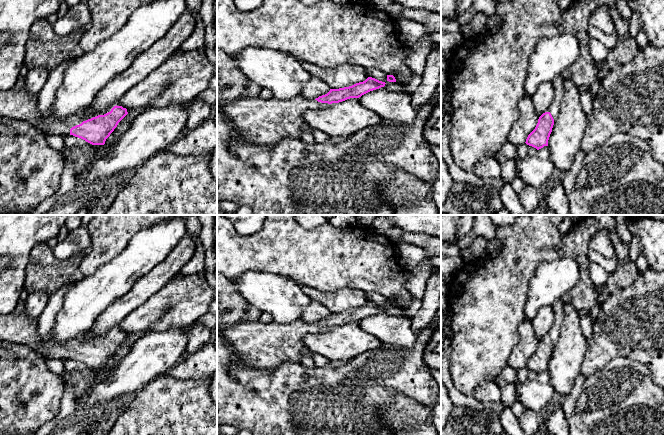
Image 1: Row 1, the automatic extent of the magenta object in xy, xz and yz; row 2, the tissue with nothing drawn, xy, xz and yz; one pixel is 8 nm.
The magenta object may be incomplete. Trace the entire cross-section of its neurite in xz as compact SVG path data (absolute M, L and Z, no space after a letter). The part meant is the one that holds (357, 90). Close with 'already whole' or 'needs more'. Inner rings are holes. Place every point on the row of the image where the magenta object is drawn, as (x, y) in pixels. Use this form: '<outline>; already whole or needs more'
M368 77L365 81L349 87L330 89L330 91L316 99L305 98L302 95L290 100L280 100L275 97L264 99L259 96L238 98L219 107L219 111L231 122L236 131L236 140L255 145L273 146L283 138L300 138L303 132L314 130L303 120L303 114L308 109L325 109L336 103L362 95L385 86L385 82Z; needs more

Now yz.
M575 0L566 11L562 12L562 17L565 31L575 35L579 41L580 54L569 69L555 77L552 82L555 91L554 99L549 108L539 117L535 129L526 139L525 143L537 150L548 146L554 120L560 111L565 80L571 80L579 88L580 93L586 91L596 81L601 83L611 69L631 61L639 50L636 39L628 36L629 21L621 16L617 8L617 0ZM601 6L610 9L617 40L615 46L610 49L602 68L598 69L589 51L588 26L591 15Z; needs more

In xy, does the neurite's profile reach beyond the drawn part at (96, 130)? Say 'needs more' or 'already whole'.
needs more

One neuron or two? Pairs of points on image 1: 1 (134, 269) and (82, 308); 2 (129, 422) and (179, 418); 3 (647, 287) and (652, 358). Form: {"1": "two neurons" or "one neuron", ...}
{"1": "one neuron", "2": "one neuron", "3": "one neuron"}

